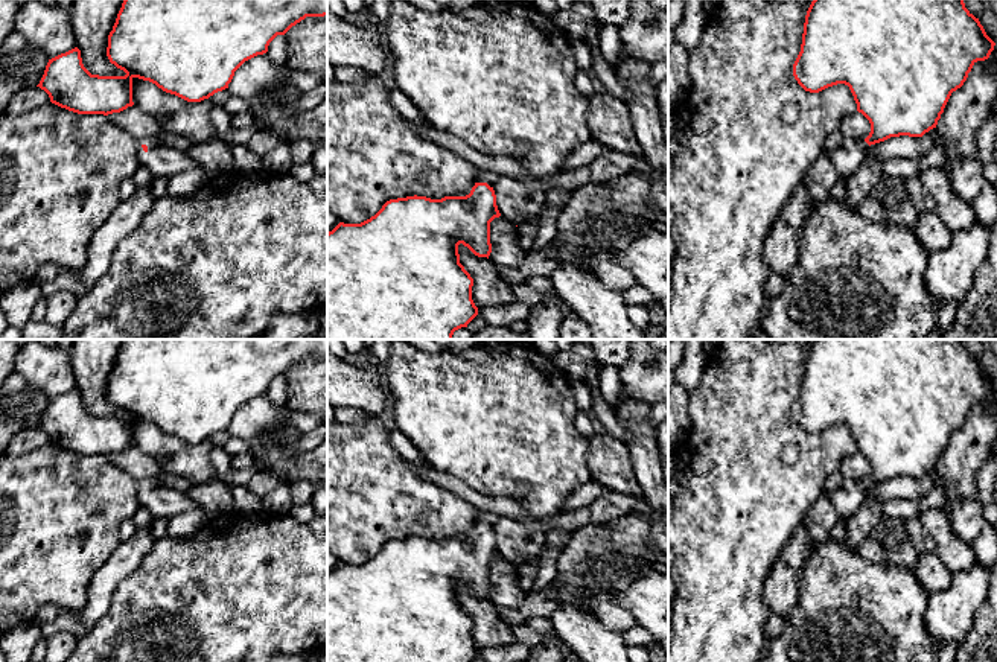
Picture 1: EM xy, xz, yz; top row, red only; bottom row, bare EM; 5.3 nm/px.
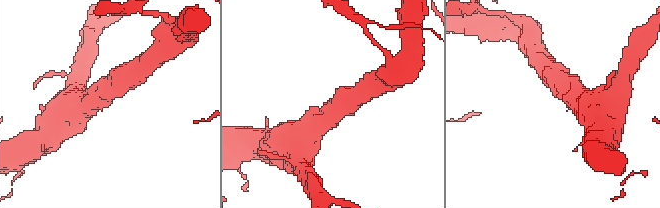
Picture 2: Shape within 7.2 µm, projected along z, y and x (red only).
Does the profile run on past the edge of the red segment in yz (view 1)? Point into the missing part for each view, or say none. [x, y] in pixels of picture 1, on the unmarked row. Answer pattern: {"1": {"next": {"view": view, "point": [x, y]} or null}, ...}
{"1": {"next": {"view": "yz", "point": [848, 499]}}}

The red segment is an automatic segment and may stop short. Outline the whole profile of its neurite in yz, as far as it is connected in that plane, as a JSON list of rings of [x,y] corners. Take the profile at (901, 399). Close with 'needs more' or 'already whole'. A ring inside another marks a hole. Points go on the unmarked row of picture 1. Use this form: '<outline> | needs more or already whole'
[[[814,339],[805,356],[793,417],[810,434],[848,426],[857,452],[869,461],[871,473],[865,481],[845,479],[828,493],[839,517],[849,519],[863,508],[871,485],[900,476],[922,478],[936,469],[951,434],[964,426],[977,402],[989,399],[994,387],[979,359],[965,349],[964,339]]] | needs more

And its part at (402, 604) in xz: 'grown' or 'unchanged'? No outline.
grown

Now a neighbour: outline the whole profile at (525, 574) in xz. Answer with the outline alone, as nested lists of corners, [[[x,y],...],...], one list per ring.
[[[528,563],[516,568],[516,583],[525,594],[531,592],[536,577],[537,563]]]

